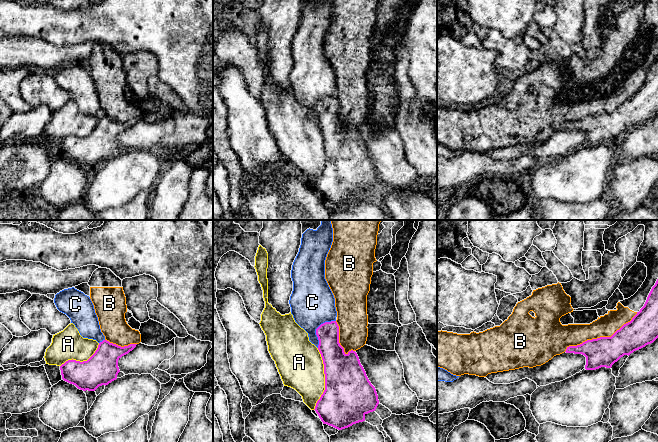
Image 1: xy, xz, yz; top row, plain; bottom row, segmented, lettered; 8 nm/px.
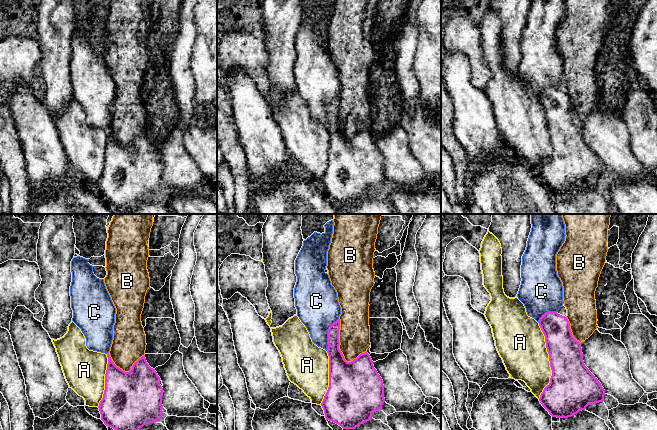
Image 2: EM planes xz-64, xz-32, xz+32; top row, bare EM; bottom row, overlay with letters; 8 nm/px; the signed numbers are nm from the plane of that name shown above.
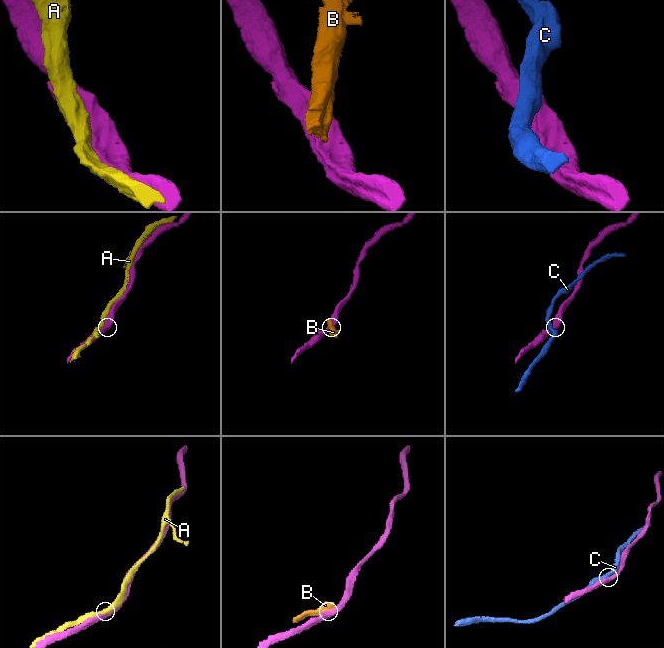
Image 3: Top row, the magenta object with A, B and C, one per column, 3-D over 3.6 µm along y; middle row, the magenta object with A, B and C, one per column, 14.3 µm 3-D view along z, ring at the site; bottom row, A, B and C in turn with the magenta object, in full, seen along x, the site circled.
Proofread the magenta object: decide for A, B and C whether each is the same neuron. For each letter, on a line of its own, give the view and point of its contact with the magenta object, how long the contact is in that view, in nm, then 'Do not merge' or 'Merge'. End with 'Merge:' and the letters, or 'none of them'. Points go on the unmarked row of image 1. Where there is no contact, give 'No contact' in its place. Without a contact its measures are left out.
A: Touches magenta at xz (325, 155). Shared border 500 nm. Do not merge
B: Touches magenta at yz (601, 113). Shared border 650 nm. Do not merge
C: Touches magenta at xz (316, 105). Shared border 260 nm. Do not merge
Merge: none of them

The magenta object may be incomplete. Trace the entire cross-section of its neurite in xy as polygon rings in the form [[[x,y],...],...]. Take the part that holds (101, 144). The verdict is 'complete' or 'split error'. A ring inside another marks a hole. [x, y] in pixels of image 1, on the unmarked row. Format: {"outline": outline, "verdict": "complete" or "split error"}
{"outline": [[[103,116],[99,119],[95,129],[87,137],[80,138],[72,135],[62,140],[60,142],[62,155],[83,167],[95,167],[99,162],[106,162],[117,155],[117,151],[120,148],[118,136],[132,127],[136,121],[137,120],[130,120],[121,123],[107,116]]], "verdict": "complete"}

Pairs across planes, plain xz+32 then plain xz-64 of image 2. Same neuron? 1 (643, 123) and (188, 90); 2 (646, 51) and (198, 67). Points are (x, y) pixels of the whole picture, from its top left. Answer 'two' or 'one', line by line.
1: two
2: one

